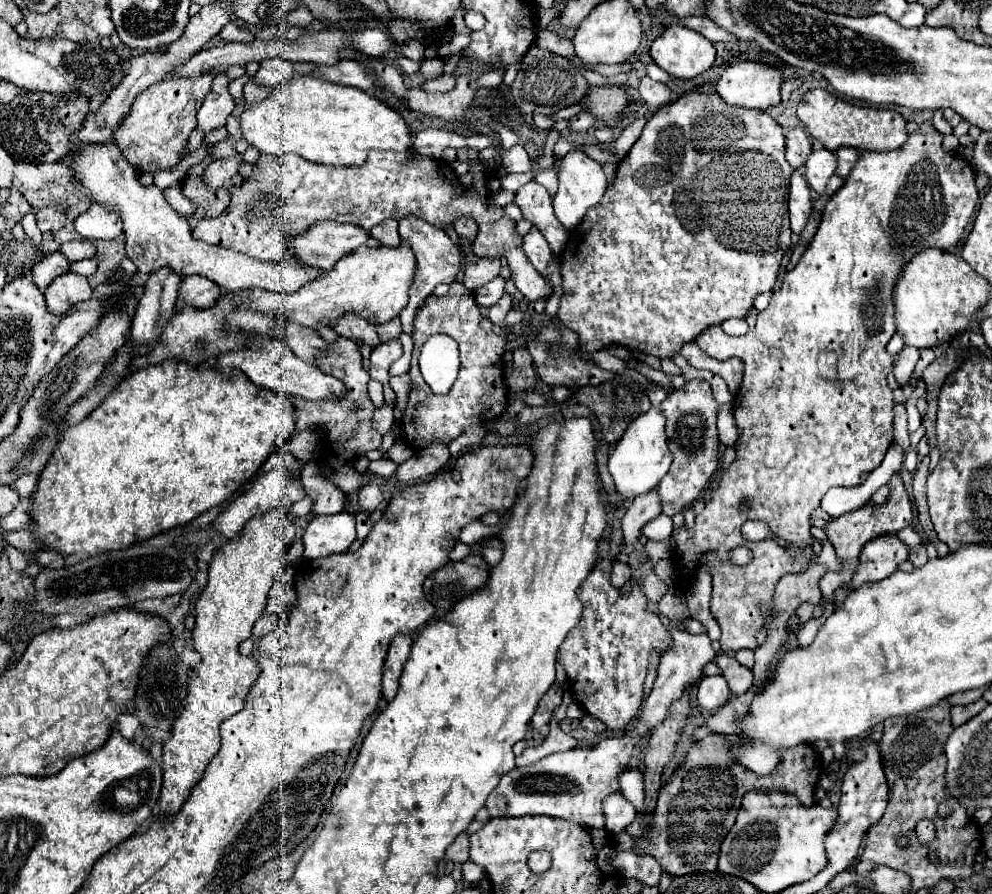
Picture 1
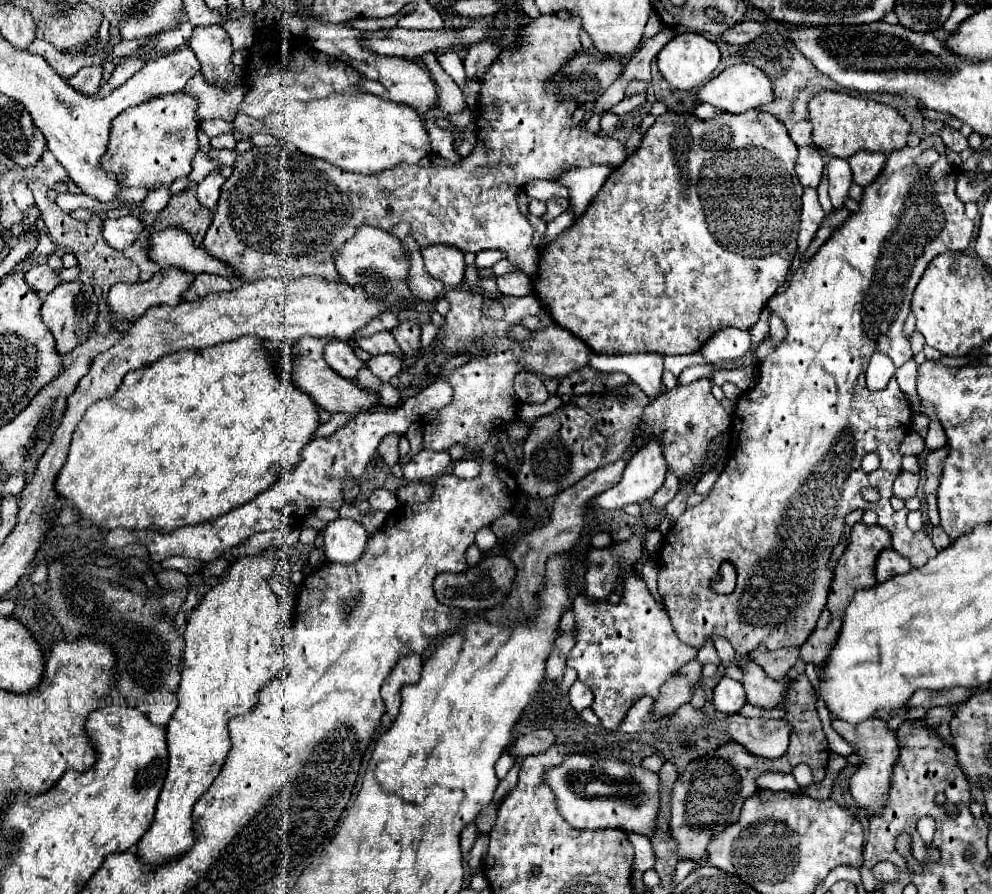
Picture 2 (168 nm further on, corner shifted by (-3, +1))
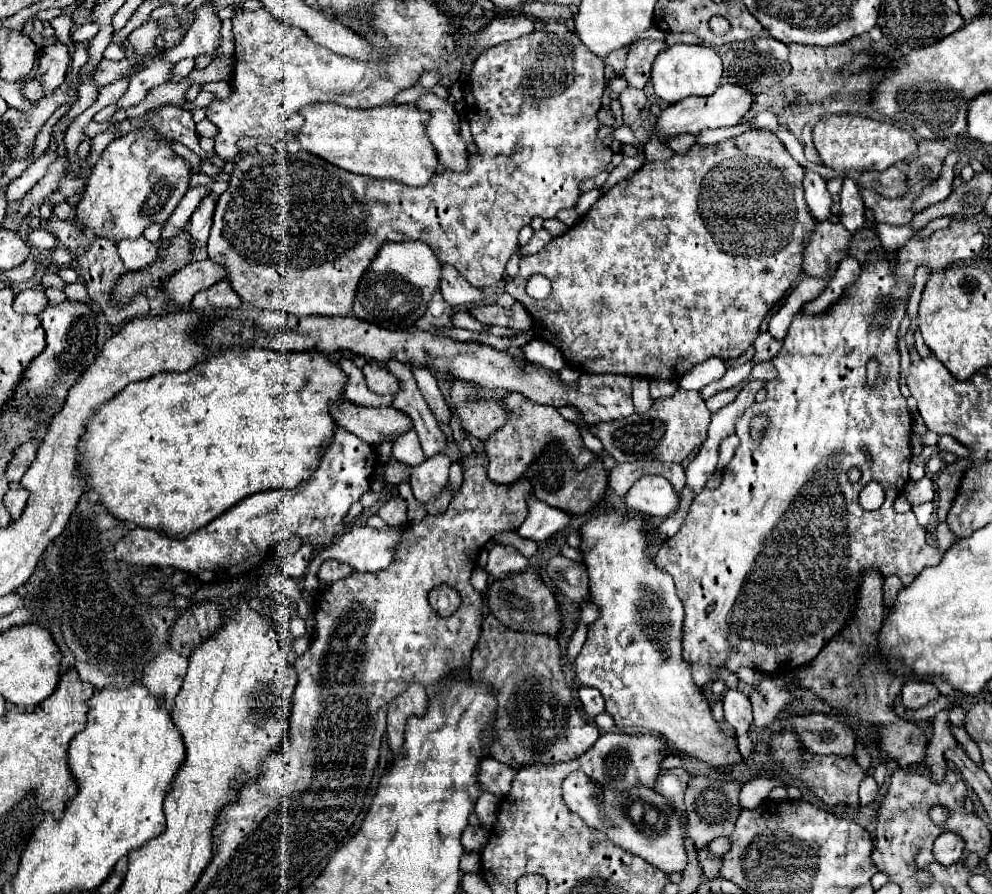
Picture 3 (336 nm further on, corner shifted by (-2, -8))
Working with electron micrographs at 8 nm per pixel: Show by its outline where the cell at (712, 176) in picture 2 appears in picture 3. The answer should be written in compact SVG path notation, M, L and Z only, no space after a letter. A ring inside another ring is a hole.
M745 131L739 137L729 137L715 147L701 147L695 143L687 153L673 153L673 157L667 161L647 161L631 177L619 181L607 193L603 193L589 209L589 213L575 223L575 227L569 227L563 235L551 239L549 245L539 253L523 257L517 277L507 283L505 289L531 313L535 337L559 347L567 363L579 371L623 373L631 377L677 381L677 377L691 371L697 363L705 361L711 355L717 355L725 361L735 359L751 347L759 333L759 323L773 307L777 307L785 299L787 291L793 287L797 275L801 273L803 243L811 233L811 227L815 227L815 217L811 215L803 199L803 173L805 169L791 157L785 145L771 131ZM535 273L541 273L551 281L551 293L545 301L537 301L525 293L527 281Z

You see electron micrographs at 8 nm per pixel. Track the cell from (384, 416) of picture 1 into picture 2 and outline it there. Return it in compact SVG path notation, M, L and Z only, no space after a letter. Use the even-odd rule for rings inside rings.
M388 434L380 446L378 446L378 454L382 456L382 460L388 464L388 466L394 466L398 460L400 460L400 454L398 454L398 434Z

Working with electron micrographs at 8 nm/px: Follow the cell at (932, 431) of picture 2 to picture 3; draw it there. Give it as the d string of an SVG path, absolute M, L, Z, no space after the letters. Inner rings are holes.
M939 435L937 451L939 451L939 453L953 453L953 455L957 455L957 457L969 457L969 455L967 455L967 449L965 449L961 443L957 443L955 439L951 439L949 435Z

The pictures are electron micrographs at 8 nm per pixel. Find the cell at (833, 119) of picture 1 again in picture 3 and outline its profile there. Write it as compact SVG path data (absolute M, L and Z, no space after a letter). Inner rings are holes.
M829 115L813 129L813 143L825 167L835 171L885 171L917 151L917 141L903 129L863 115Z

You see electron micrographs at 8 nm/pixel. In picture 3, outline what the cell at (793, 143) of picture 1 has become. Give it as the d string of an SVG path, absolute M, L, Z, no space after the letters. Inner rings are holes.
M807 171L803 179L803 189L811 213L817 219L827 219L831 215L831 193L825 187L825 179L819 173Z

